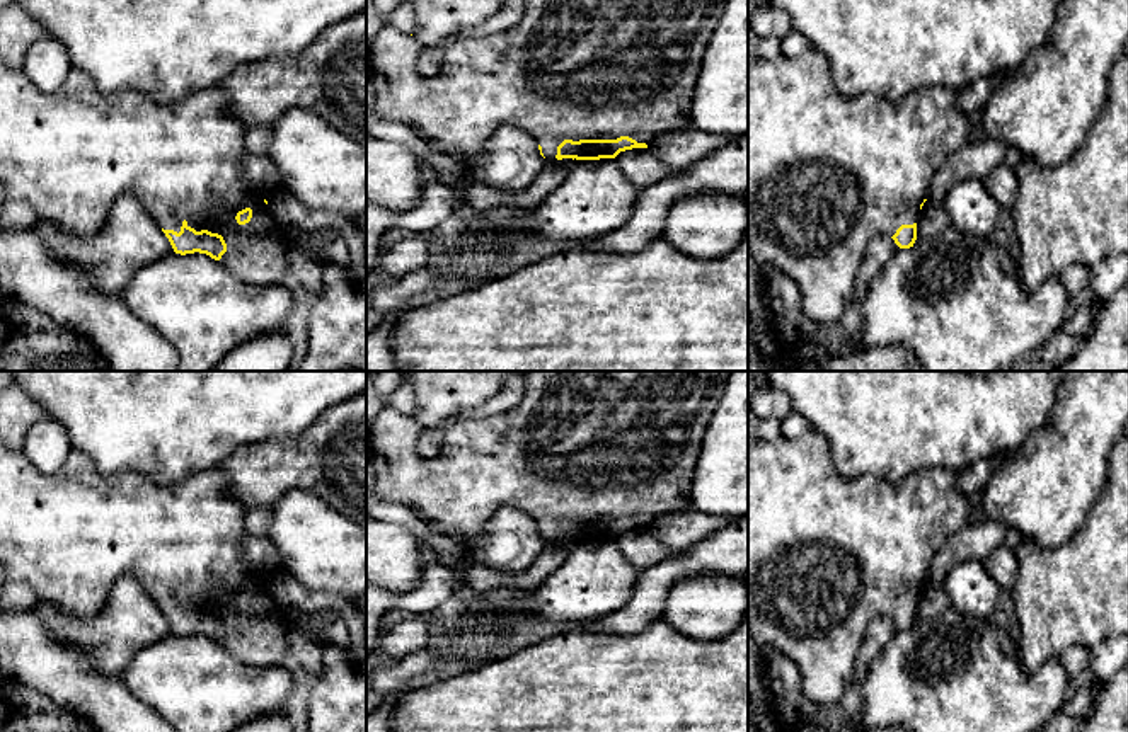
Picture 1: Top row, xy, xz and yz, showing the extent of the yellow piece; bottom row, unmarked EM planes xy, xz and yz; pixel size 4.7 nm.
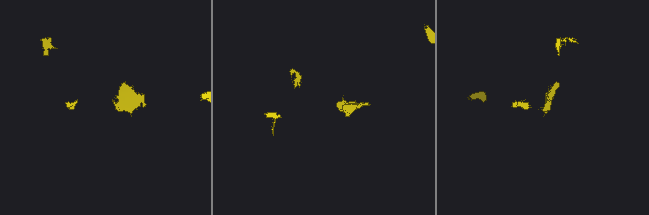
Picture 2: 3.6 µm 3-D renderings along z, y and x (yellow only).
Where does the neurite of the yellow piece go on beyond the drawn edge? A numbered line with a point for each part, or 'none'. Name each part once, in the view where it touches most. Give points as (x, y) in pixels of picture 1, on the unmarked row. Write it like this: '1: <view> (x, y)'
1: xz (581, 445)

